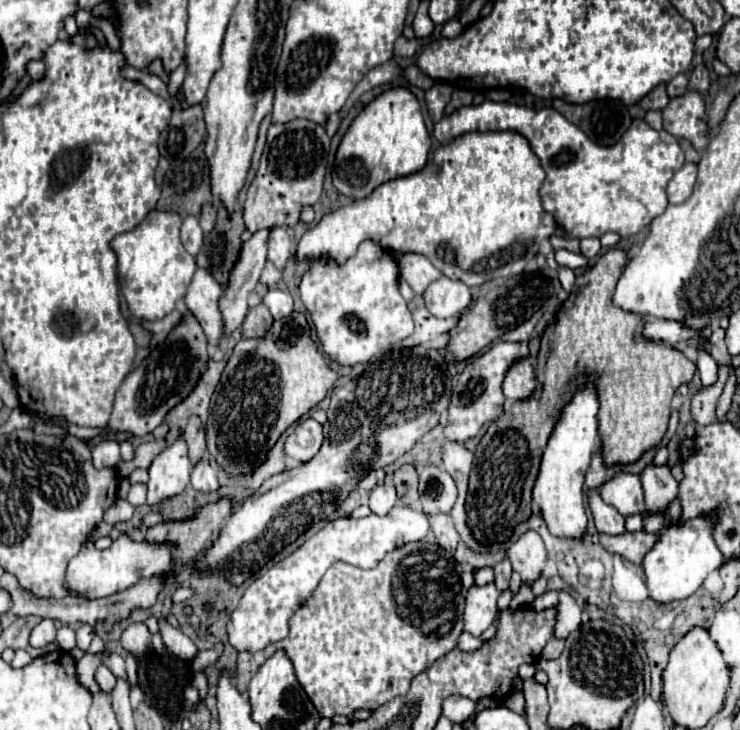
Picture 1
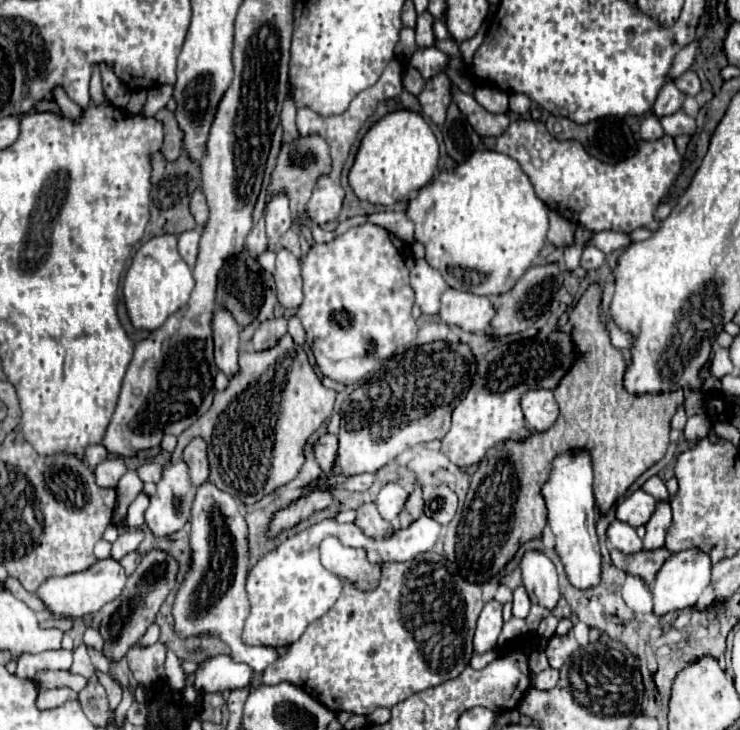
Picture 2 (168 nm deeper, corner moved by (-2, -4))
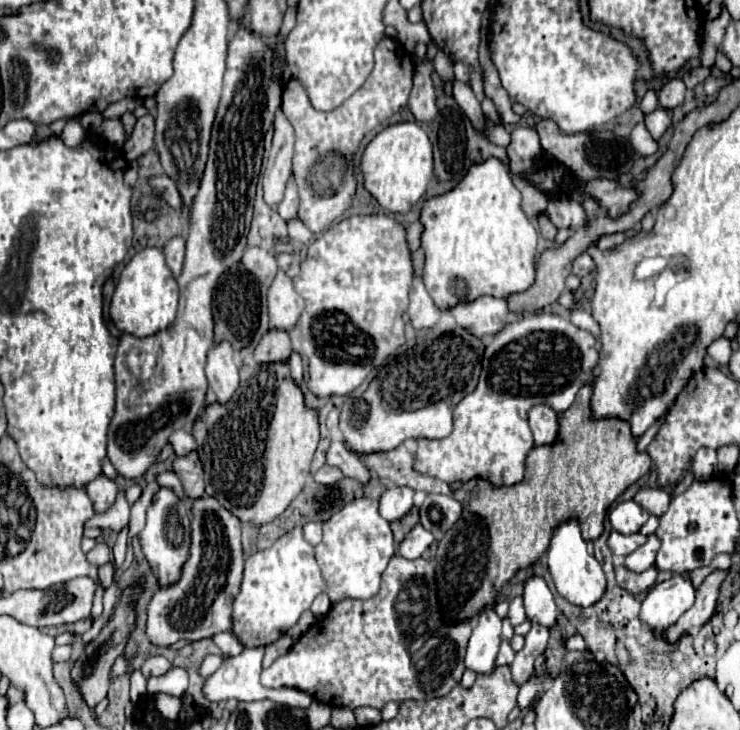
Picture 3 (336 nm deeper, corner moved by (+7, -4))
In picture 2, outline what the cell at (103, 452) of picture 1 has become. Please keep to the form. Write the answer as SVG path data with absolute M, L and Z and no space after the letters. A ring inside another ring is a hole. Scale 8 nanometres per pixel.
M108 456L104 462L100 462L96 466L96 484L98 486L114 486L118 484L118 480L126 474L126 464L124 458L120 456Z

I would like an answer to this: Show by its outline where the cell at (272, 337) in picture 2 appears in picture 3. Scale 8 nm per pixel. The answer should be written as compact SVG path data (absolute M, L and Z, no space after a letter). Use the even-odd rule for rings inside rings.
M269 330L265 334L265 340L255 350L255 360L259 364L271 364L271 362L287 362L291 356L291 338L287 332L273 332Z

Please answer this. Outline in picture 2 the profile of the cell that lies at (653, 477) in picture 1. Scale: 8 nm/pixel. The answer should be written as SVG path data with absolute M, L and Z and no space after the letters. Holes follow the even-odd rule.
M666 500L656 502L656 512L646 524L646 536L644 536L644 548L654 550L664 546L664 534L672 522L672 510Z

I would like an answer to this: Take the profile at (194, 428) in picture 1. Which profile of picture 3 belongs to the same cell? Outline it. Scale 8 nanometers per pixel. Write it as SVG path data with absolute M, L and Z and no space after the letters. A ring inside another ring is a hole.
M189 454L189 456L177 456L173 462L173 470L179 476L179 480L183 482L185 494L191 500L197 500L205 494L205 480L203 480L203 466L197 458L197 454Z

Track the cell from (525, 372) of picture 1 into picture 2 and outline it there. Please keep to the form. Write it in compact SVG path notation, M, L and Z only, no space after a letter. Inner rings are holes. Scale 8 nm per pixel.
M544 388L528 390L526 394L522 394L520 406L522 406L528 426L538 432L550 428L550 424L558 416L558 404L556 404L552 392L544 390Z

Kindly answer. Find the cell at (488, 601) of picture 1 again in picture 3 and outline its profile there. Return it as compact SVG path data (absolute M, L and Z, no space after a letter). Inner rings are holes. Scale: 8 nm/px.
M485 608L479 618L477 626L473 628L465 666L477 674L491 674L495 670L495 658L501 644L501 618L495 614L493 608Z

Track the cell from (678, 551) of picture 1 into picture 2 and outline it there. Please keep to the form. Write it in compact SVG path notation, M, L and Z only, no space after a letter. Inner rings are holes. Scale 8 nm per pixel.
M692 546L688 550L670 554L662 568L656 574L656 580L652 584L652 596L654 596L654 614L662 616L672 610L682 610L688 606L694 606L696 600L700 598L702 590L710 584L710 574L712 574L712 560L706 552L700 548Z

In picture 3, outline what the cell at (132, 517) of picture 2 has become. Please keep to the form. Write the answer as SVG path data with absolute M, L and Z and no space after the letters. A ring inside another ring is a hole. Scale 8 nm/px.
M123 528L121 532L119 532L119 540L117 540L117 544L115 544L115 558L113 558L113 564L119 568L121 564L123 564L123 560L125 560L125 546L127 546L127 528Z

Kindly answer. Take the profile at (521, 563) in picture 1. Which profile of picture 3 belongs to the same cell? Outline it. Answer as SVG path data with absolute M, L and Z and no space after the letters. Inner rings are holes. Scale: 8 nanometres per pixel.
M529 578L525 584L525 610L527 610L527 618L533 624L541 624L545 628L555 628L557 626L557 606L553 600L551 590L547 588L543 578Z

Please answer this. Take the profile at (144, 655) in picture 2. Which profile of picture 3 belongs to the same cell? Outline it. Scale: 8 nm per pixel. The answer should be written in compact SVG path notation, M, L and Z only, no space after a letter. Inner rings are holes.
M149 656L141 668L143 676L145 678L151 678L151 676L163 676L167 674L169 670L173 668L173 664L165 658L165 656Z

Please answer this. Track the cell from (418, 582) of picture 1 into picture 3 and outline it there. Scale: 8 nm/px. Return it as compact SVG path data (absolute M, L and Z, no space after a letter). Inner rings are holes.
M395 554L383 572L379 594L369 600L341 600L333 604L331 610L317 620L285 656L277 658L267 670L263 670L261 682L267 688L297 688L331 708L349 710L359 706L383 708L391 700L405 702L439 698L449 694L451 688L461 682L471 628L471 620L457 626L447 626L441 620L435 594L435 568L427 560L407 560Z

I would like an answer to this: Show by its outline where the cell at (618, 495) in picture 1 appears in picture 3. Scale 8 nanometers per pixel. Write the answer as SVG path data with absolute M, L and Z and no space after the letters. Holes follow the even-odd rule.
M633 500L617 504L617 508L613 508L611 514L609 514L613 530L621 532L621 534L635 534L635 532L639 532L641 526L647 522L647 518L649 518L647 510L643 510Z

